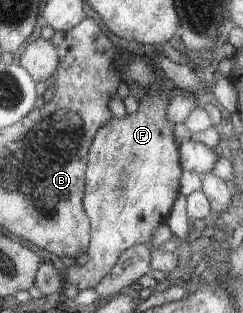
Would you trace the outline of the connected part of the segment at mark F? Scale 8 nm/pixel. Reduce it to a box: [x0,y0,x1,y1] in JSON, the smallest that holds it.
[62,91,182,291]

